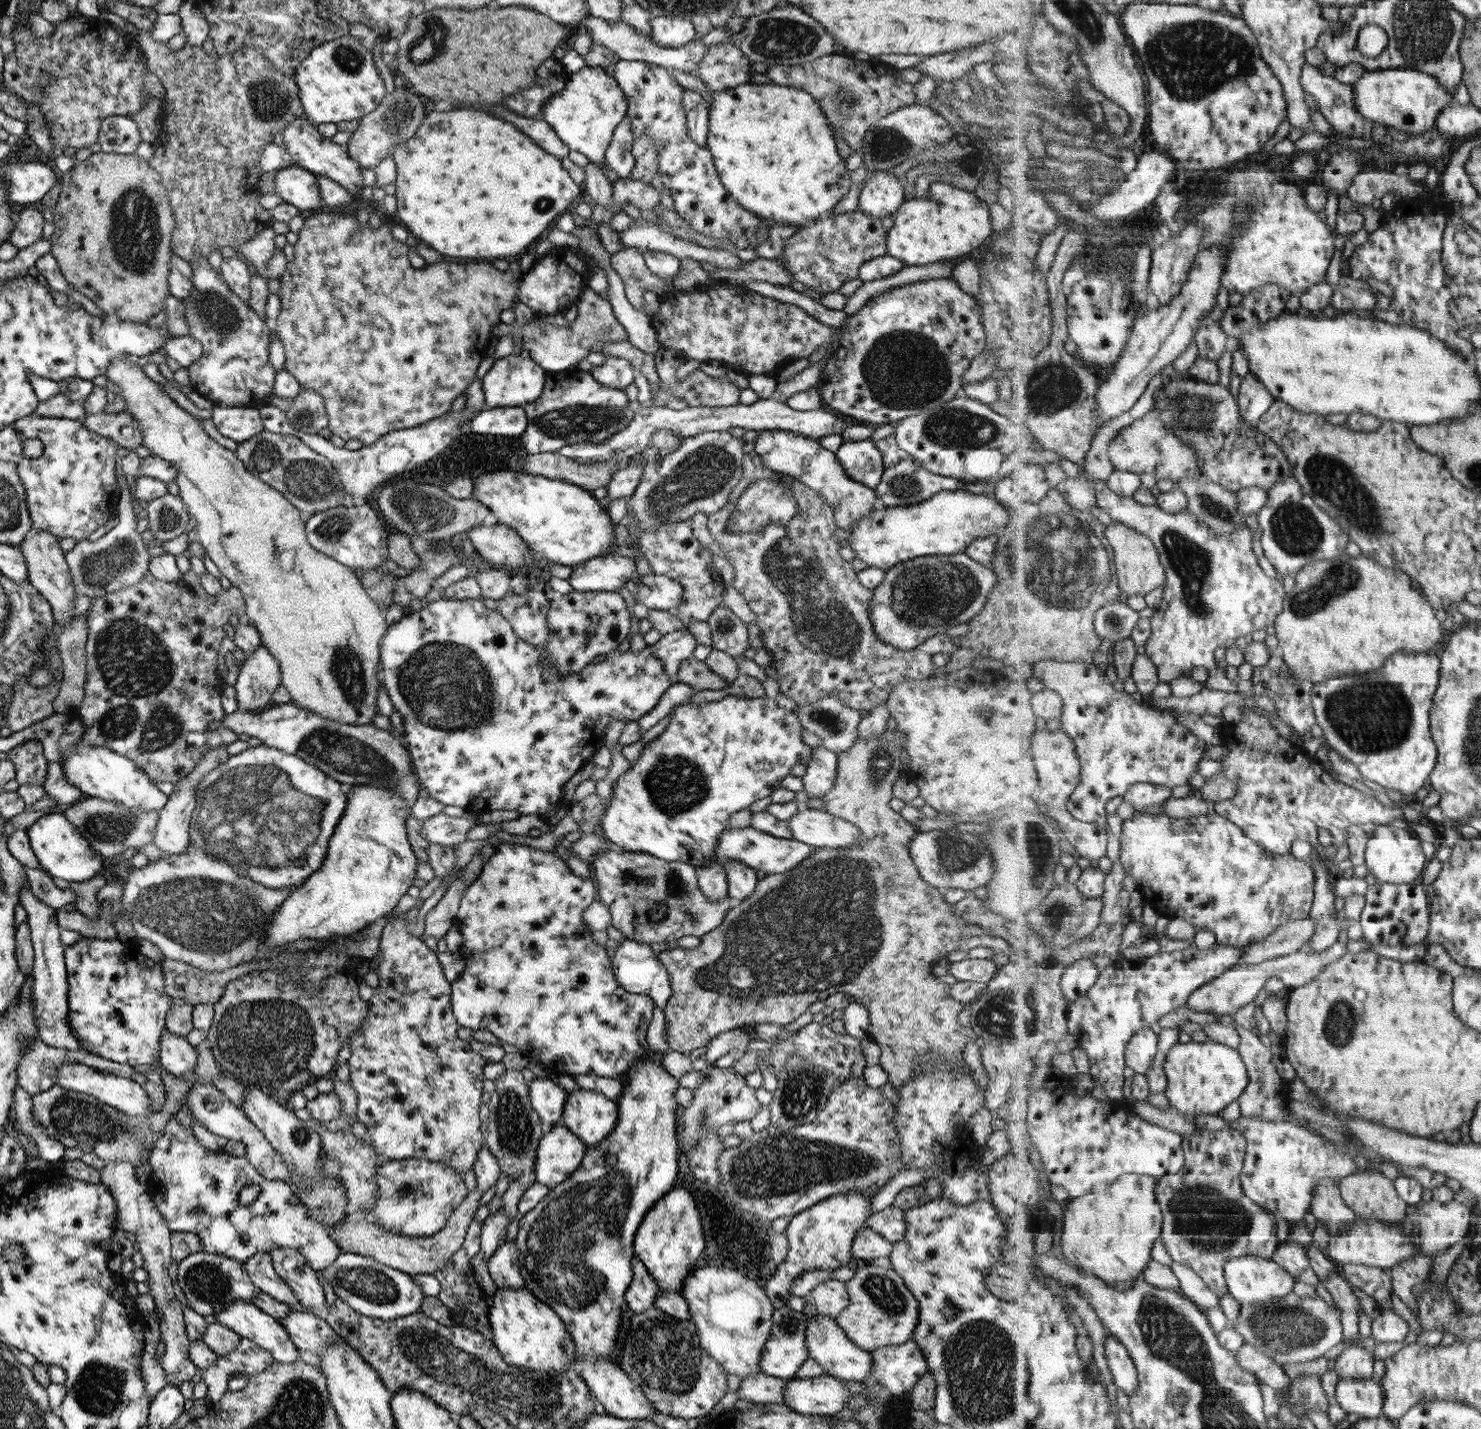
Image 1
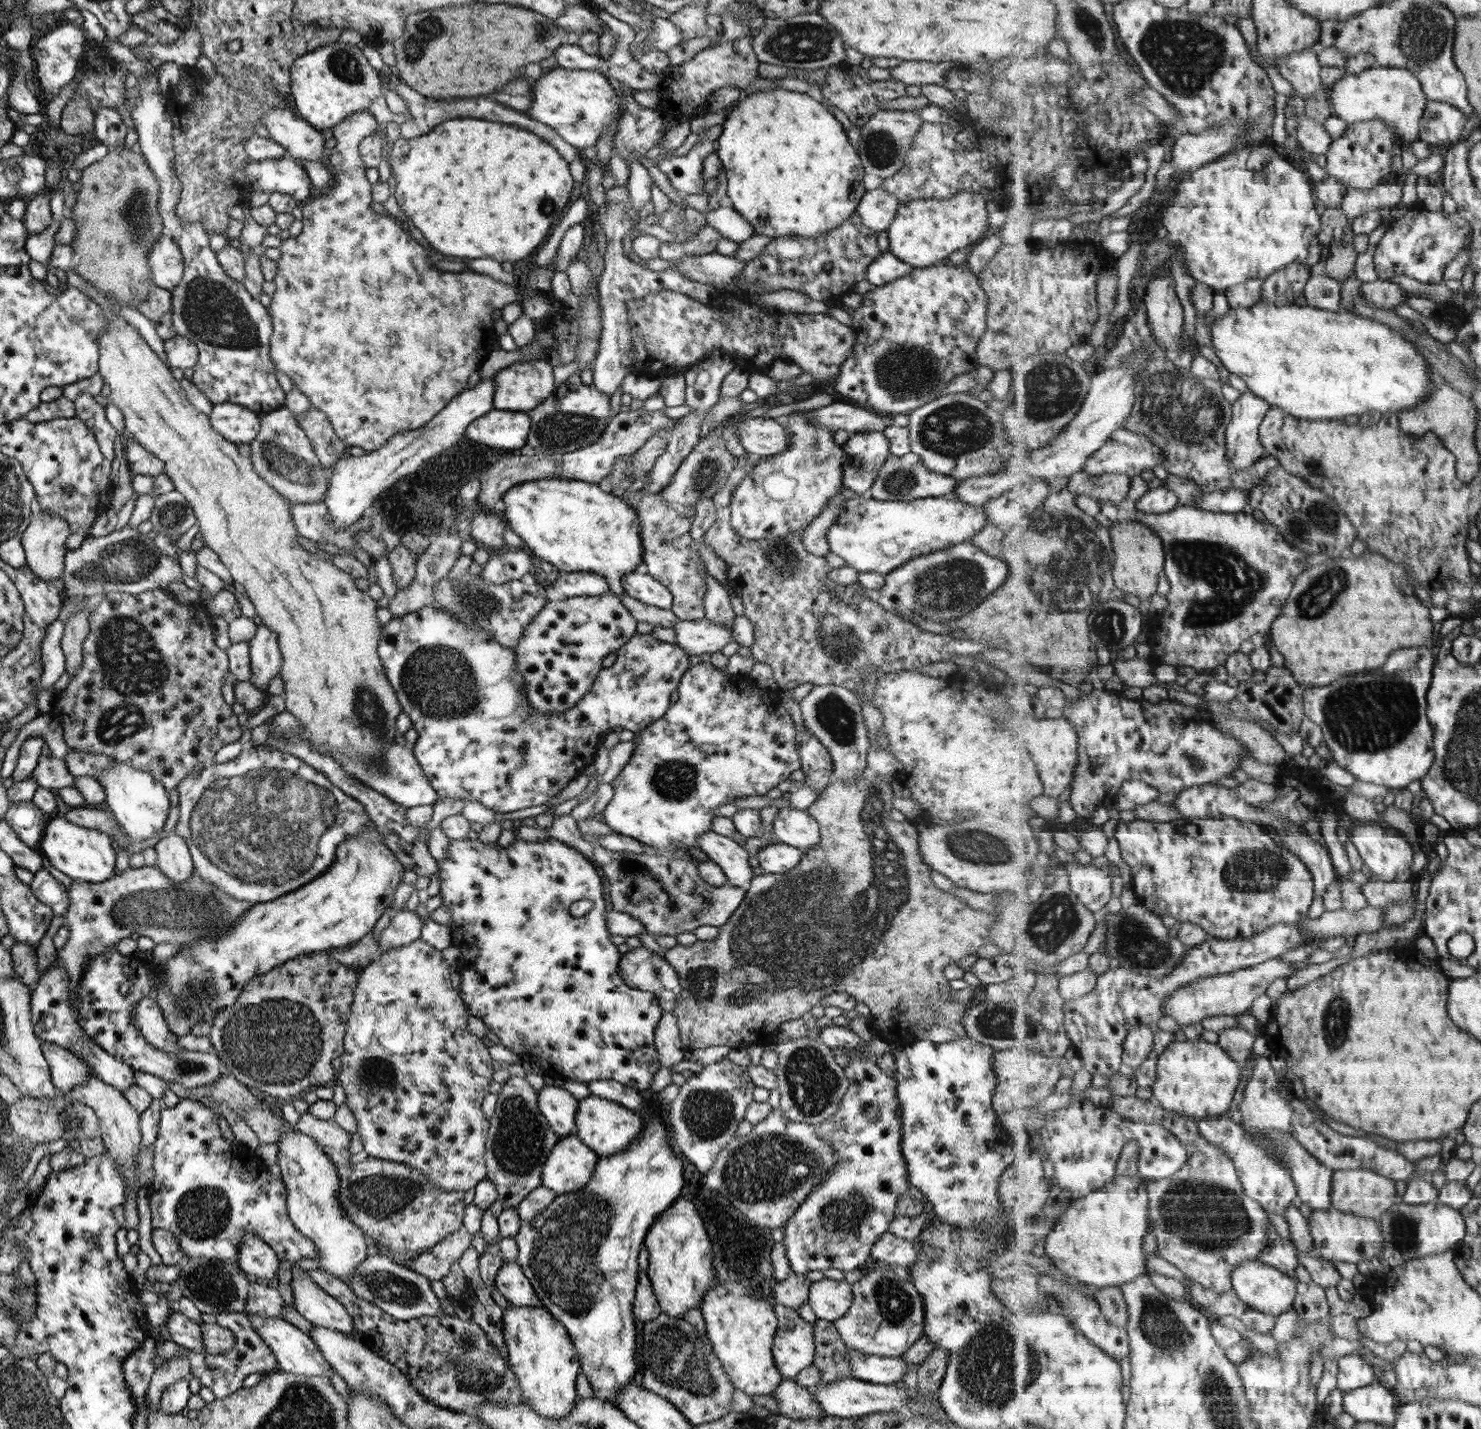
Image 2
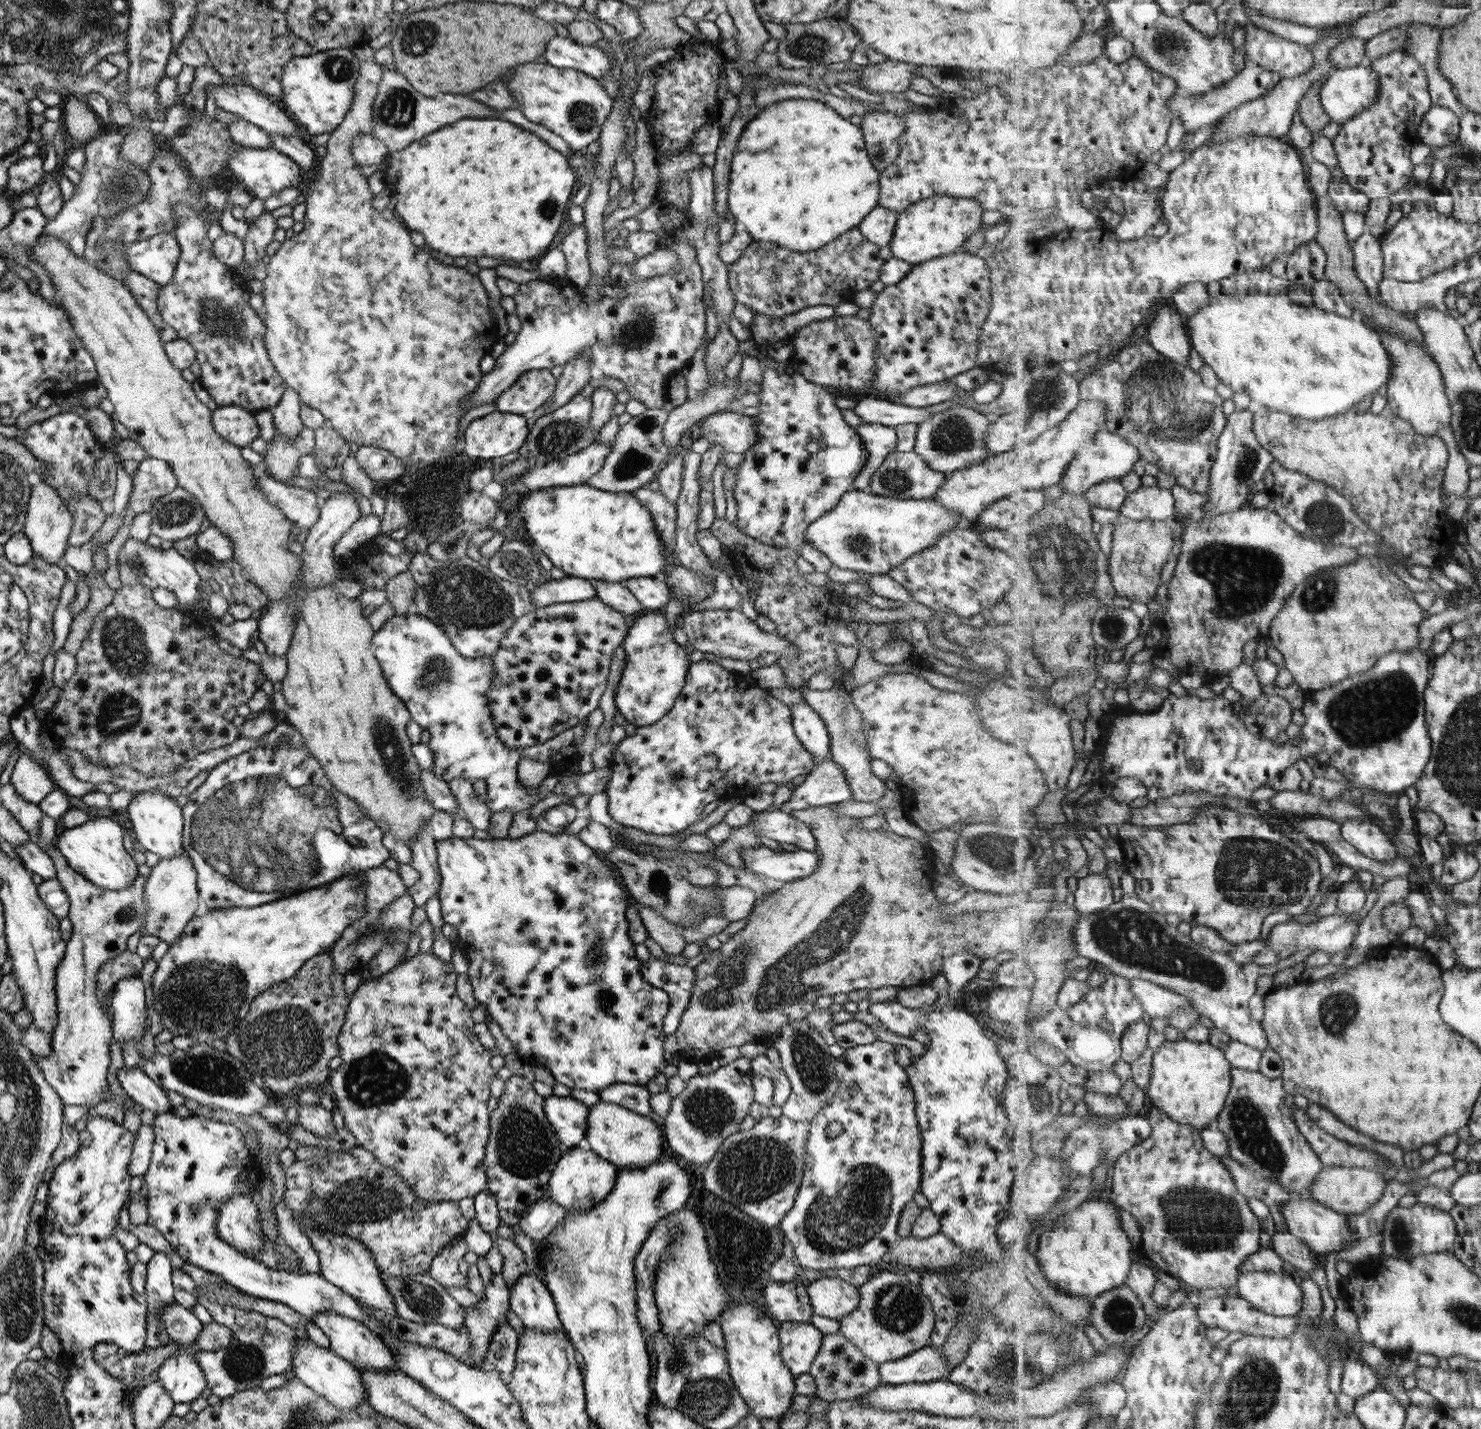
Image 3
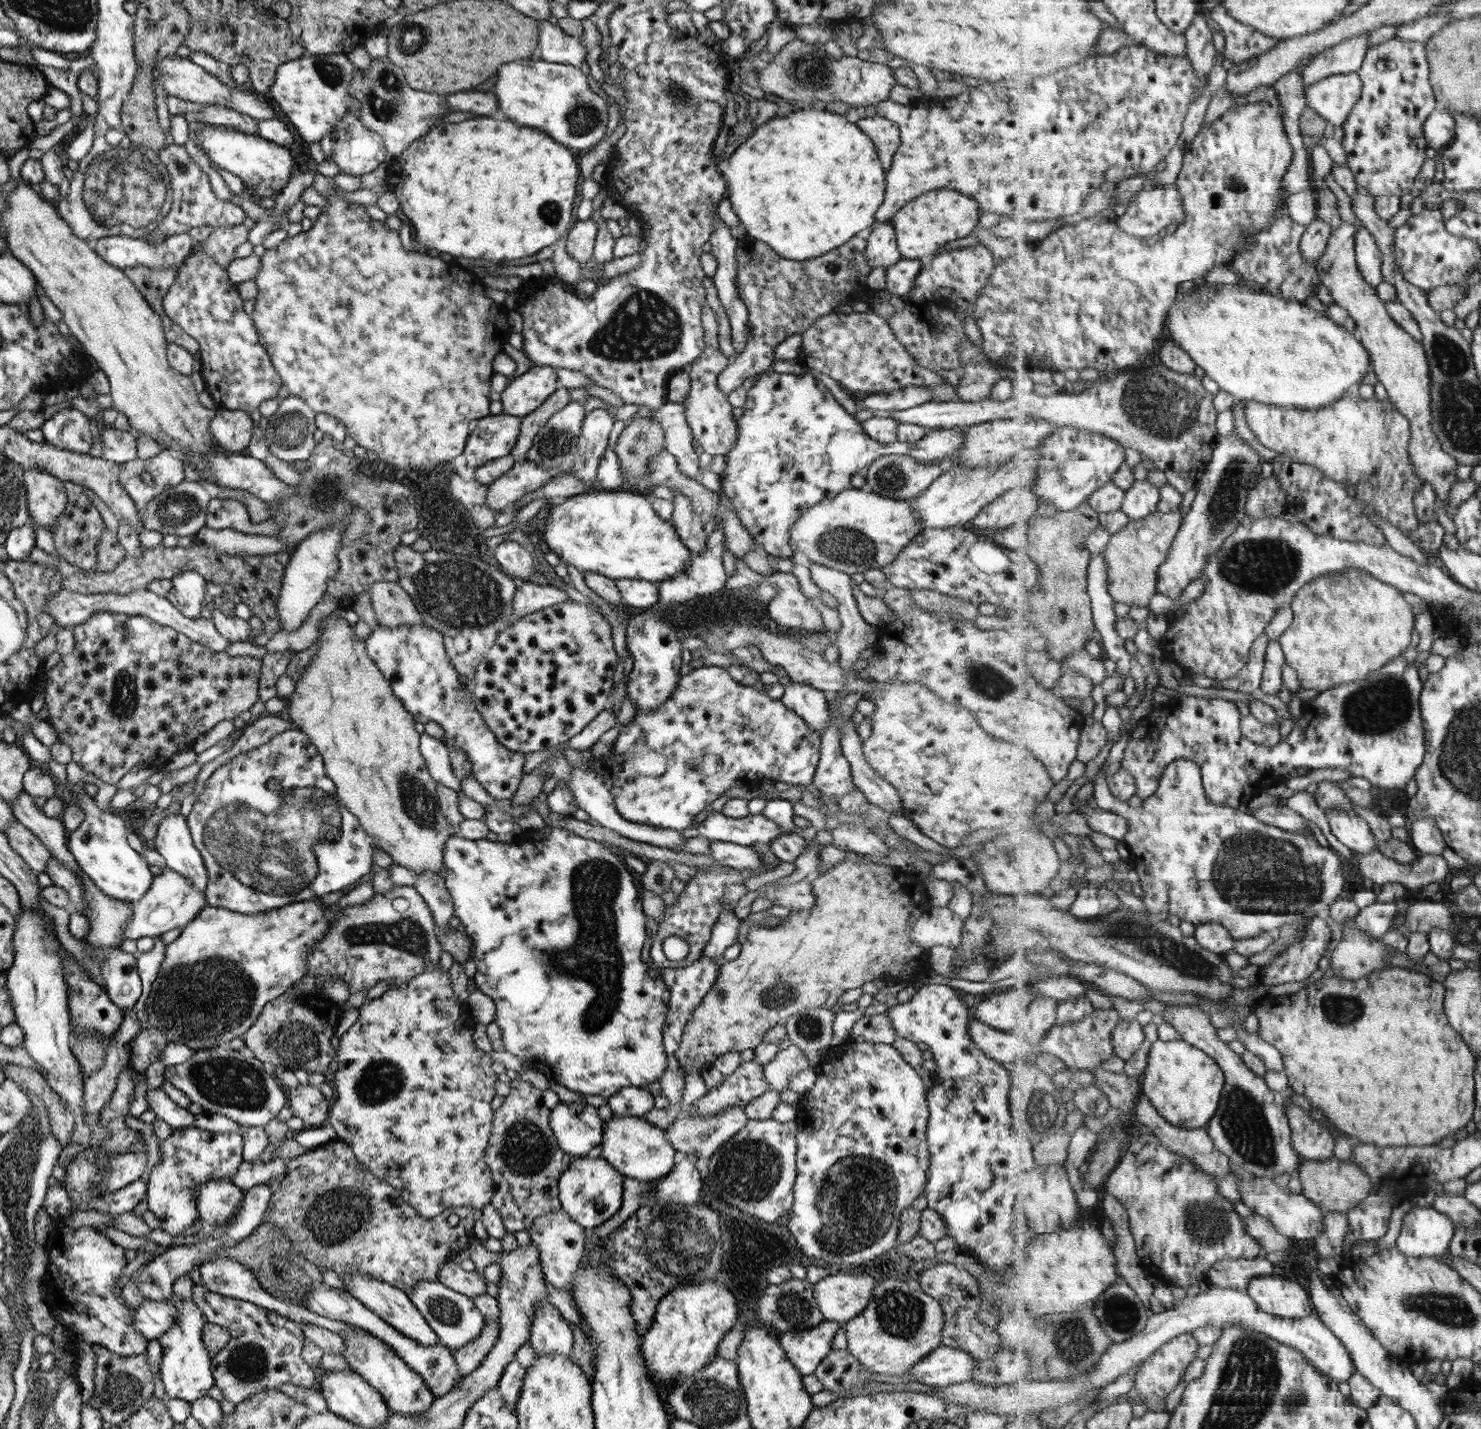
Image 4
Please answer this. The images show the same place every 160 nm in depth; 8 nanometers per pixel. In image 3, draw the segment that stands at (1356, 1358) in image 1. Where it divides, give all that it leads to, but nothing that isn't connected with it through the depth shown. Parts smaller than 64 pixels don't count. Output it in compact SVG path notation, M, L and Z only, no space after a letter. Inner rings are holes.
M1348 1356L1343 1370L1342 1392L1353 1399L1368 1395L1380 1386L1380 1375L1359 1359Z

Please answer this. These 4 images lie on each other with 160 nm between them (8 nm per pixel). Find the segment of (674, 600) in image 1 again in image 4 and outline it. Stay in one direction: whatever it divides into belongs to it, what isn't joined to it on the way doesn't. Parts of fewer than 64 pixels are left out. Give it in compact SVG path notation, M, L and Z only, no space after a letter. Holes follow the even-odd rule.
M622 578L615 580L615 586L625 606L644 608L658 602L658 586L651 581Z

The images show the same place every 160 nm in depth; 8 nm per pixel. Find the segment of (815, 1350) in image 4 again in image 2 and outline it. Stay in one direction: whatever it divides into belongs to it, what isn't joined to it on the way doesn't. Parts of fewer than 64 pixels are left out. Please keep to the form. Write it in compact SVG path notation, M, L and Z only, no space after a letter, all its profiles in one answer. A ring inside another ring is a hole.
M776 1303L772 1309L776 1316L776 1329L771 1356L777 1373L783 1379L792 1378L812 1365L814 1357L812 1324L782 1304Z

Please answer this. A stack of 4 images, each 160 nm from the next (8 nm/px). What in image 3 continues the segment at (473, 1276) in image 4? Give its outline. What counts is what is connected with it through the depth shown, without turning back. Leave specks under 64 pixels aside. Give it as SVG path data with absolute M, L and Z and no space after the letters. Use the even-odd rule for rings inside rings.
M464 1237L450 1240L431 1259L427 1273L442 1287L466 1286L466 1276L458 1271L458 1264L466 1253Z

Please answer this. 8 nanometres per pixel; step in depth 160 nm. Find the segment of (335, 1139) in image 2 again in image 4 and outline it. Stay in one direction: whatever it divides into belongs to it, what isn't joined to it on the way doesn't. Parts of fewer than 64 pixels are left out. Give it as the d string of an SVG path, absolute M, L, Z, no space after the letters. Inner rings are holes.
M299 1084L289 1090L289 1109L305 1125L320 1128L328 1118L330 1102L319 1093L319 1088Z

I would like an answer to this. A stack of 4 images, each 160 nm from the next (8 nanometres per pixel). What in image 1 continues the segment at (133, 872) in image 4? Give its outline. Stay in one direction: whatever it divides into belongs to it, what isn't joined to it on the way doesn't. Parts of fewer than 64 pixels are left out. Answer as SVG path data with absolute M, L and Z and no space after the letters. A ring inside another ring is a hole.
M46 812L26 828L26 835L40 868L51 878L71 882L85 882L103 872L101 856L93 850L79 831L62 813Z

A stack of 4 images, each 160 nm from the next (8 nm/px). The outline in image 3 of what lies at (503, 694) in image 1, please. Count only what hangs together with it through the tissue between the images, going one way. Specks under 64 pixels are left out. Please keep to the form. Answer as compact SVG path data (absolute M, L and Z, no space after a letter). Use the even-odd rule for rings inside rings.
M661 608L655 611L646 610L633 617L633 624L621 643L625 651L625 667L619 684L615 686L613 704L625 722L635 727L653 724L670 710L683 687L690 666L683 647L674 642L664 614L665 610ZM405 614L405 616L393 616L389 618L379 630L375 631L373 637L370 641L374 658L379 664L379 668L382 668L383 677L389 685L389 688L393 691L393 694L396 694L406 706L407 712L409 713L410 720L418 724L422 729L427 730L429 733L429 742L427 742L427 748L431 751L432 756L432 773L435 775L435 778L442 779L443 782L449 782L452 778L464 778L465 780L470 780L471 782L475 780L482 780L485 783L486 788L486 799L485 804L487 808L493 813L499 813L502 810L510 810L511 812L519 812L520 810L525 810L528 806L532 806L538 796L540 795L539 787L542 786L542 782L538 784L537 788L526 789L517 779L516 779L516 764L520 758L527 756L527 758L532 758L533 760L538 760L539 762L546 762L550 766L550 774L555 775L556 773L568 772L574 770L575 763L577 761L577 749L579 745L583 742L584 729L587 724L587 718L583 719L581 722L578 722L575 726L563 730L563 733L543 744L537 744L537 746L531 746L531 748L521 748L521 750L509 750L503 746L503 742L499 742L493 730L494 726L491 722L491 715L489 707L487 706L487 697L486 692L488 686L491 685L493 681L493 670L491 670L491 657L485 656L485 658L463 658L457 651L453 649L453 646L450 644L448 637L443 634L443 630L435 626L435 624L427 621L427 618L419 614Z

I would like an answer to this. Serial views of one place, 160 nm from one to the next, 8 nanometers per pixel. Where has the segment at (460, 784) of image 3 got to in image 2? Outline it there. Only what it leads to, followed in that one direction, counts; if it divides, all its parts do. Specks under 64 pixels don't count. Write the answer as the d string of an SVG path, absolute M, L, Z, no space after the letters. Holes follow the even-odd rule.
M267 736L267 739L258 746L273 746L273 748L277 748L279 752L285 752L297 757L299 760L307 763L307 766L318 770L323 774L323 776L325 776L325 778L329 779L329 782L334 787L341 790L341 792L344 792L347 796L351 796L351 798L358 800L363 805L365 812L367 812L369 822L376 826L385 846L395 855L395 858L404 866L405 869L411 870L415 872L415 875L423 877L429 877L433 872L438 872L438 861L428 853L426 837L428 836L429 830L438 826L443 818L460 814L465 803L463 800L452 800L452 798L437 799L435 804L433 804L433 813L431 818L427 821L426 829L417 832L407 822L405 816L406 808L404 806L389 800L389 798L375 792L374 790L371 790L371 788L365 786L350 774L347 774L331 757L323 756L322 754L311 750L308 740L304 740L304 738L299 739L299 737L297 737L291 745L287 745L287 743L283 743L283 741L281 741L281 737Z

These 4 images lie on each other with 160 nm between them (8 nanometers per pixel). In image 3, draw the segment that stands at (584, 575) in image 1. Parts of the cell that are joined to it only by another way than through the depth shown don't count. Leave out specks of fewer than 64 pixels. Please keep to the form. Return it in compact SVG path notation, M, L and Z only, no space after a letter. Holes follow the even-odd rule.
M564 576L562 579L545 582L529 592L531 604L543 608L563 602L581 602L595 598L595 589L590 579Z

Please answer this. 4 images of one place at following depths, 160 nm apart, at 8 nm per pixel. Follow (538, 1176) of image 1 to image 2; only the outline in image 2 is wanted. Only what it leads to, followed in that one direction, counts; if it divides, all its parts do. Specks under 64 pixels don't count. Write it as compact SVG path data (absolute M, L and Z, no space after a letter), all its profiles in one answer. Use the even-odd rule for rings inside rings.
M575 1134L567 1135L565 1138L558 1138L555 1146L551 1148L545 1164L541 1169L541 1186L552 1190L555 1194L563 1194L579 1190L589 1179L594 1169L598 1156L587 1146L584 1146Z

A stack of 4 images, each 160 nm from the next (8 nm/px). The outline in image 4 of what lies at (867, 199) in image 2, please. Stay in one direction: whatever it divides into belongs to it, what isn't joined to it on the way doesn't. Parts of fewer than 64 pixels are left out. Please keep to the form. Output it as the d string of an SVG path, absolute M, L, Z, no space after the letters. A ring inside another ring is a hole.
M873 221L867 230L868 237L863 256L870 270L876 267L887 269L901 259L897 251L893 227L889 222Z

